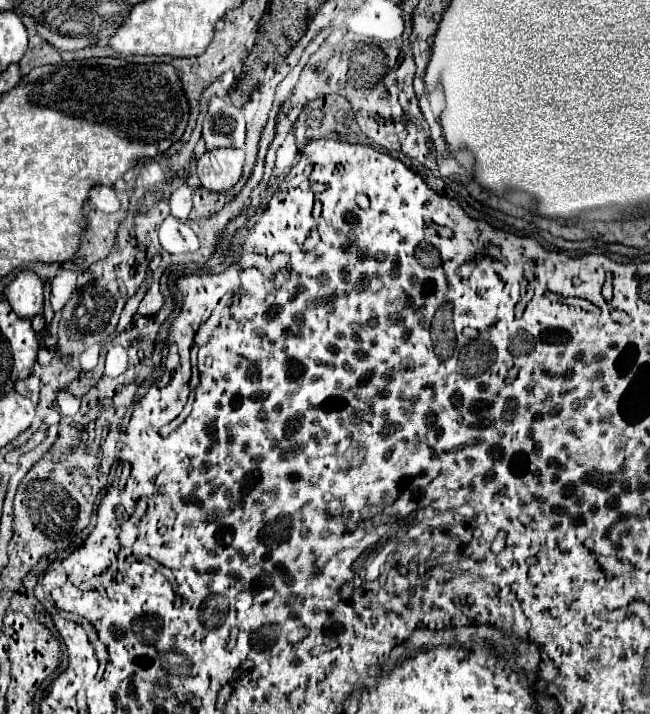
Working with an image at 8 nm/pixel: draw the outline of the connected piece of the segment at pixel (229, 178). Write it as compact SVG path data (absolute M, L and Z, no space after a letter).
M219 148L205 152L197 162L197 176L201 182L201 188L223 194L229 188L233 188L241 174L245 164L245 152L235 148Z

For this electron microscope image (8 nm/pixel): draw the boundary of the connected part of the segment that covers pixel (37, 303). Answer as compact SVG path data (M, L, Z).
M19 272L7 286L5 298L21 318L35 318L43 312L43 282L35 272Z

